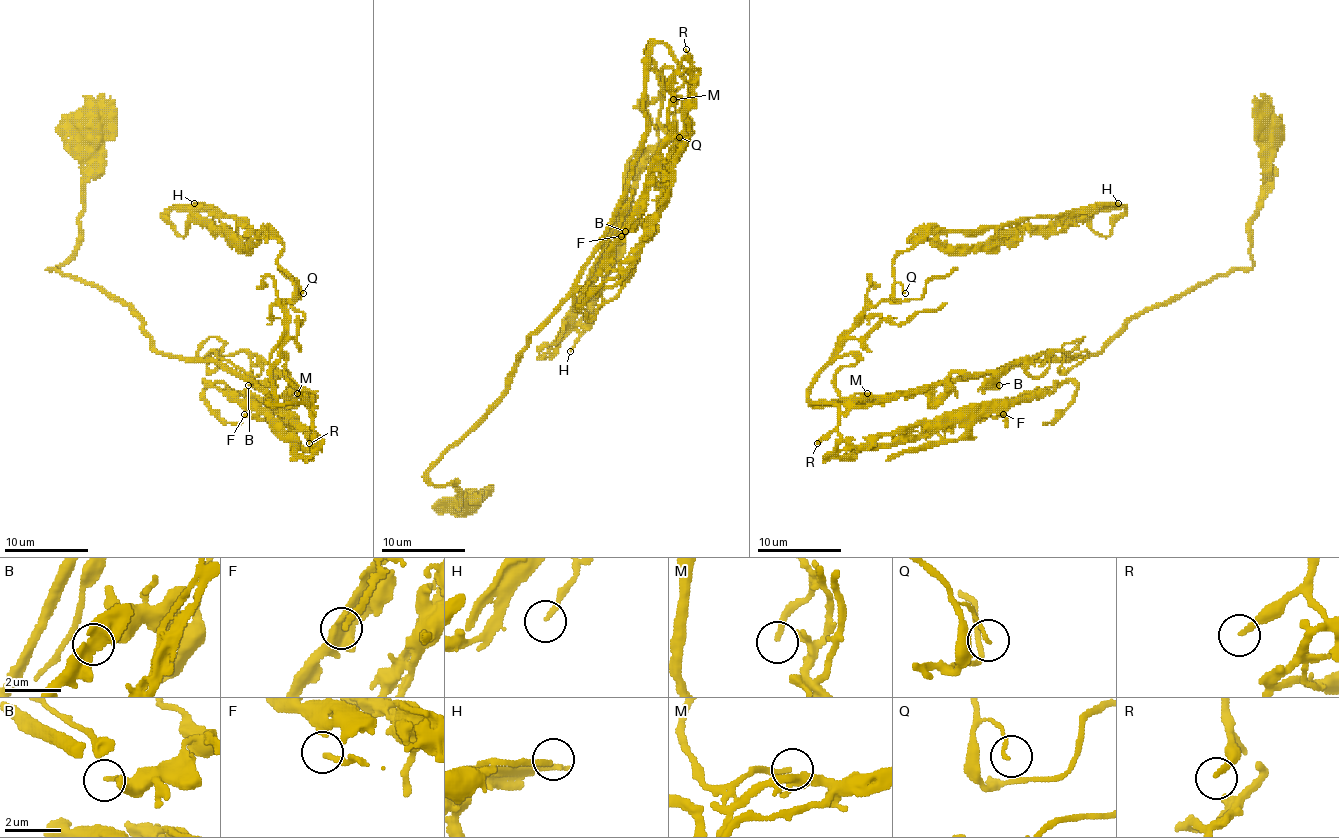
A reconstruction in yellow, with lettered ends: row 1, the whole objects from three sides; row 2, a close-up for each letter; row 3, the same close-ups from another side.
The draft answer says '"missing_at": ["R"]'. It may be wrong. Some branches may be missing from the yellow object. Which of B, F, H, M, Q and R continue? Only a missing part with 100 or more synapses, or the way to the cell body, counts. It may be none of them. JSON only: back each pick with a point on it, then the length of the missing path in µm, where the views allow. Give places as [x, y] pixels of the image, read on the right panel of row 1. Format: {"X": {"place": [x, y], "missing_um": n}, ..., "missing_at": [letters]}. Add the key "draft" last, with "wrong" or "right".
{"R": {"place": [817, 443], "missing_um": 80}, "missing_at": ["R"], "draft": "right"}

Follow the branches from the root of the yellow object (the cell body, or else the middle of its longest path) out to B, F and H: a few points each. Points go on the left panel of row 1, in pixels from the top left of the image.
B: (91, 131), (51, 268), (162, 353), (255, 353), (273, 376), (248, 385)
F: (91, 131), (79, 247), (51, 268), (116, 297), (160, 353), (305, 404), (320, 443), (244, 414)
H: (91, 131), (79, 247), (51, 268), (116, 297), (160, 353), (219, 362), (273, 404), (284, 245), (194, 203)

